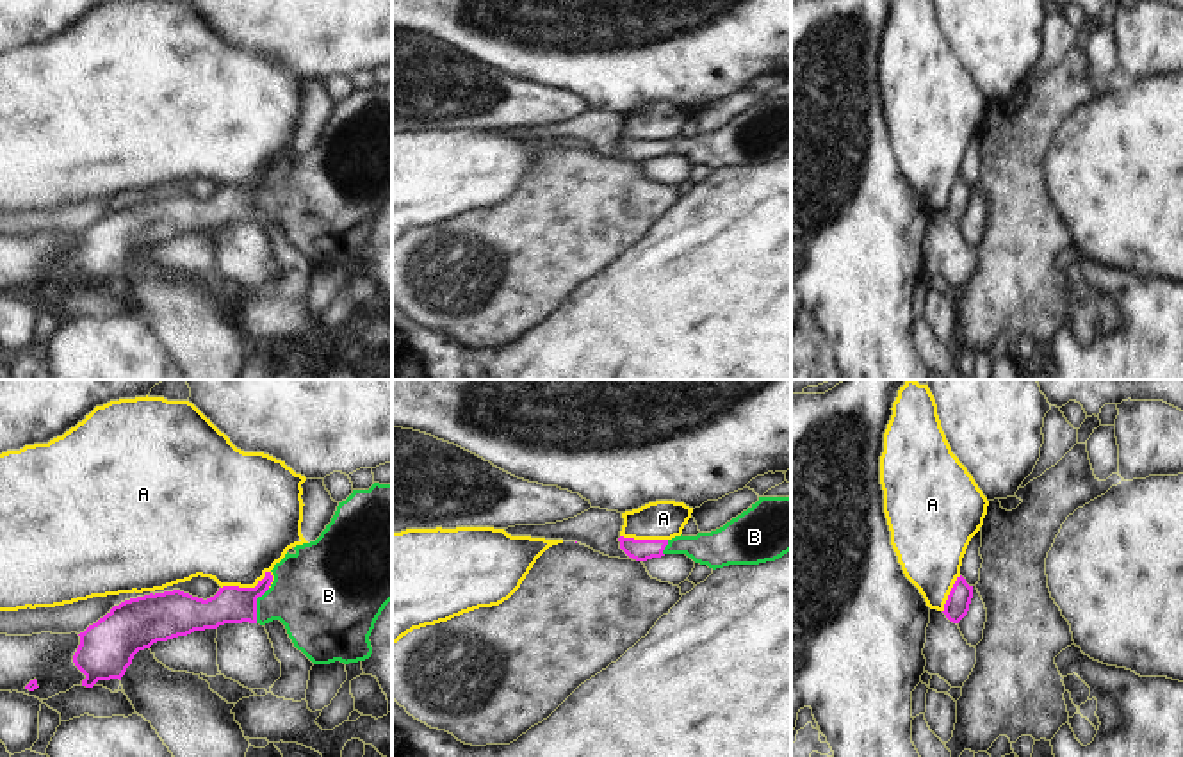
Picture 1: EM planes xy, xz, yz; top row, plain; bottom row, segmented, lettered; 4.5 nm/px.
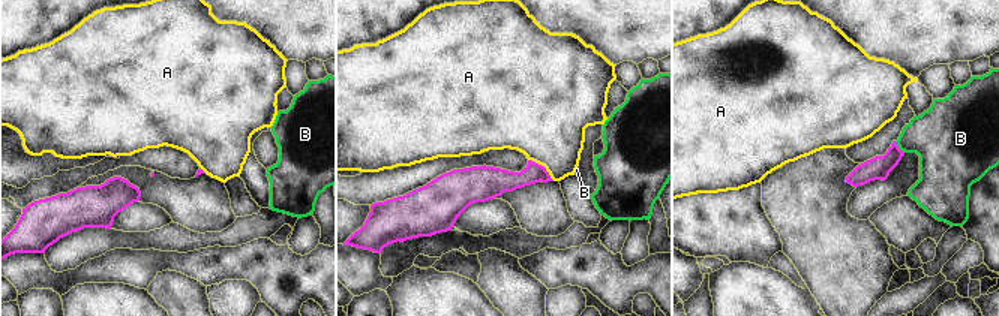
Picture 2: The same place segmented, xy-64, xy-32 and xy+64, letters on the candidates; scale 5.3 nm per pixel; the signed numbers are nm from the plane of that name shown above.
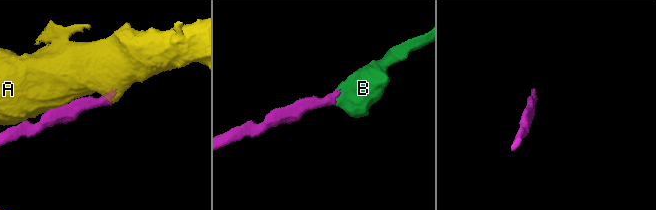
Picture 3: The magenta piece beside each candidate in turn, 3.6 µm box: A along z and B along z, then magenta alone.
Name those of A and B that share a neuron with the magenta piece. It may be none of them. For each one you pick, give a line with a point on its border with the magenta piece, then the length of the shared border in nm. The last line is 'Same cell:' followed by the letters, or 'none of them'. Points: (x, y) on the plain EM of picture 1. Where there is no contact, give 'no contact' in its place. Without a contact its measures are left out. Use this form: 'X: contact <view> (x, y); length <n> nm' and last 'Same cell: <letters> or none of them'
B: contact xy (255, 205); length 170 nm
Same cell: B

